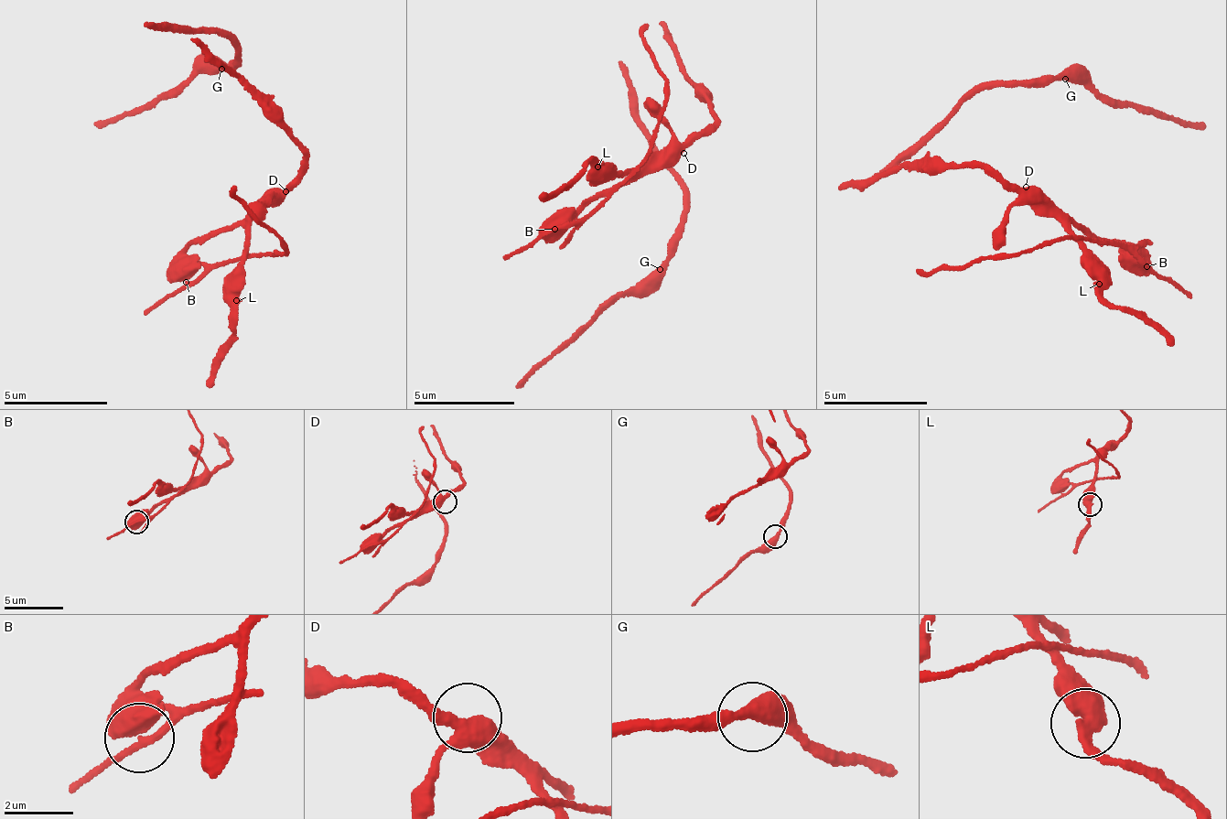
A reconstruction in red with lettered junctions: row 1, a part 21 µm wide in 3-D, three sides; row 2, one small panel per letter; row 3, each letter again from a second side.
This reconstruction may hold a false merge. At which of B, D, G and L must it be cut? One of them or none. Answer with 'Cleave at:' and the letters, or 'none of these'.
Cleave at: B

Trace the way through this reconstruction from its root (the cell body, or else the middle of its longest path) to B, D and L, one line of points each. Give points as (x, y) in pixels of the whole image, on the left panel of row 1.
B: (204, 46), (306, 154), (285, 188), (264, 191), (239, 220), (207, 231), (188, 248), (191, 267), (184, 283)
D: (204, 46), (210, 57), (235, 74), (291, 140), (297, 142), (305, 151), (307, 156), (296, 180), (285, 191)
L: (204, 46), (306, 154), (295, 177), (263, 198), (248, 229), (243, 285), (236, 300)

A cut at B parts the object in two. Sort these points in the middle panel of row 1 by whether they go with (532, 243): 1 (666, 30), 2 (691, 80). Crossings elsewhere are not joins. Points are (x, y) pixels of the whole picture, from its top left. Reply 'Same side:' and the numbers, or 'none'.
Same side: none

